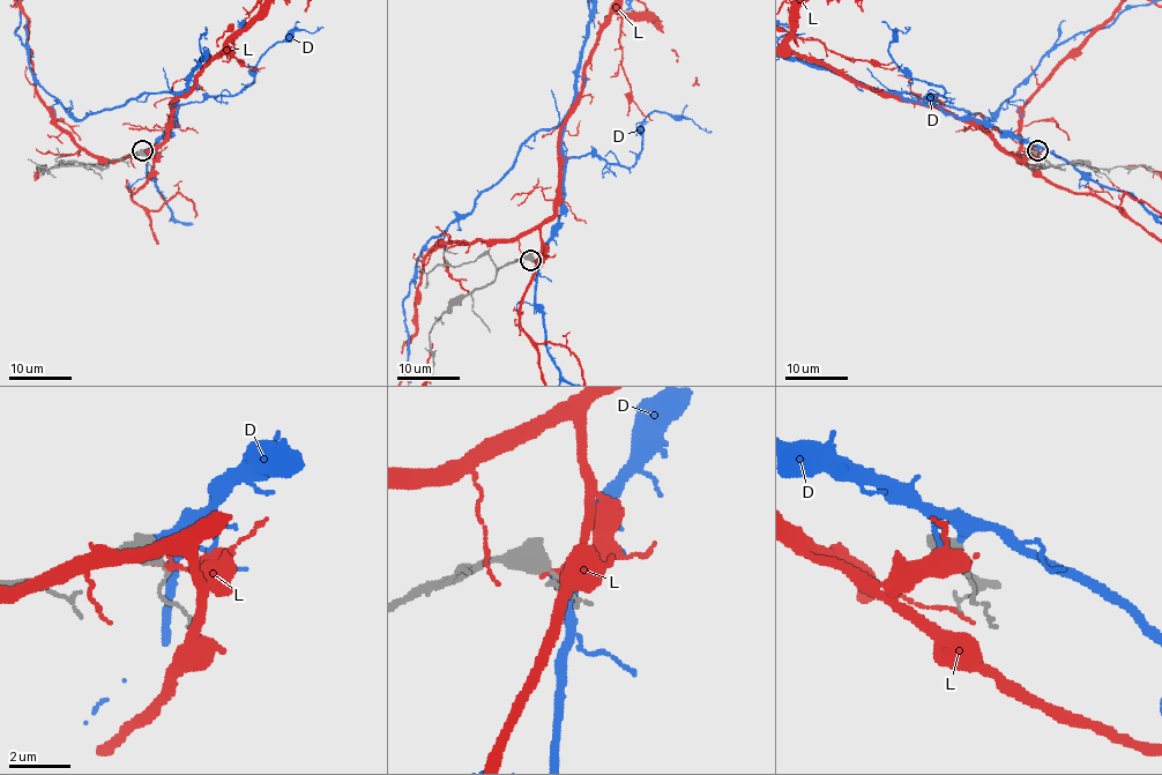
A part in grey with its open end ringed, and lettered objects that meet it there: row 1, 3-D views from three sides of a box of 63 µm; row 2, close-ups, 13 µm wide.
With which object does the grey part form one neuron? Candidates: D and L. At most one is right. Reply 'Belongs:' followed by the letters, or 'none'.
Belongs: D

